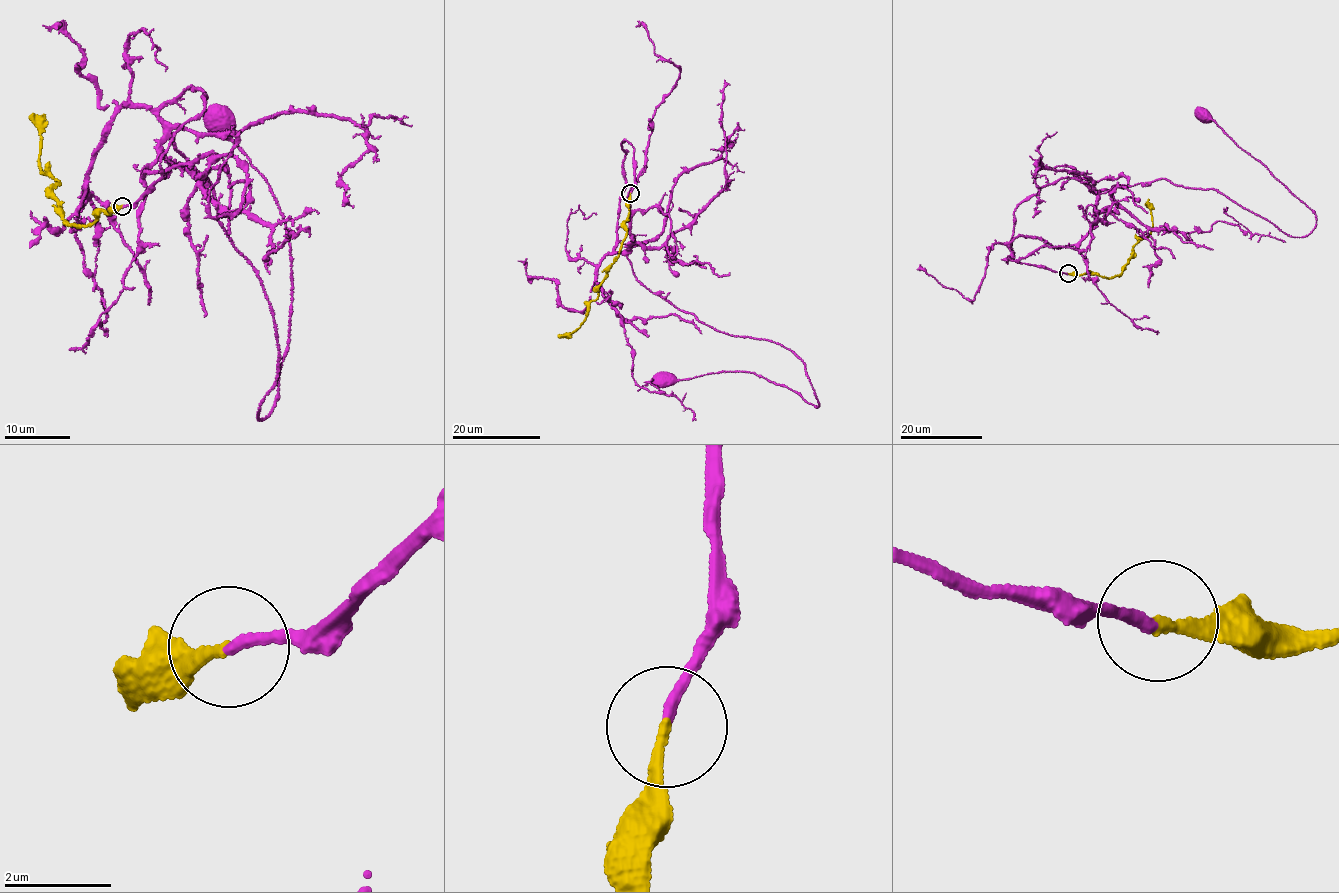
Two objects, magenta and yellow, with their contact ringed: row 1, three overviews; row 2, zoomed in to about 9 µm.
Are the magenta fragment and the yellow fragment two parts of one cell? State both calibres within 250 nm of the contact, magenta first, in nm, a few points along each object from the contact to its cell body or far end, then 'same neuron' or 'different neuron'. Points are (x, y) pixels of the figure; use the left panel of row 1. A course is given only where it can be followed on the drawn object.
200 nm thick on the magenta side, 200 nm on the other; magenta runs (122, 206), (205, 94), (158, 113), (270, 309), (262, 419), (290, 250), (222, 127); yellow runs (122, 206), (101, 211), (89, 226), (63, 219), (53, 193), (59, 182), (39, 166), (40, 128), (33, 113); same neuron

